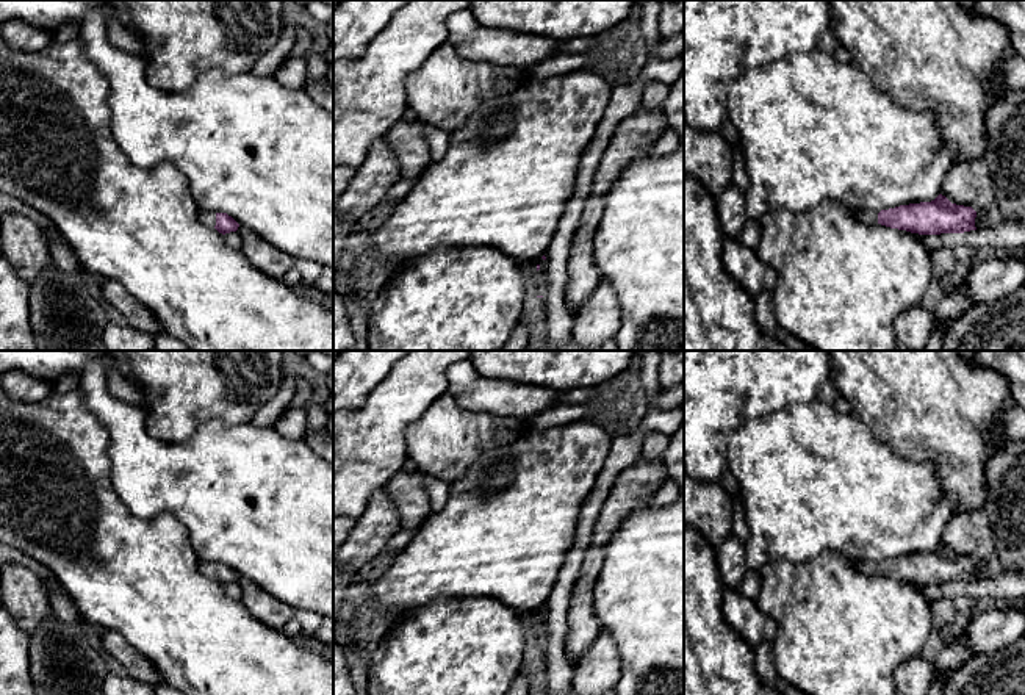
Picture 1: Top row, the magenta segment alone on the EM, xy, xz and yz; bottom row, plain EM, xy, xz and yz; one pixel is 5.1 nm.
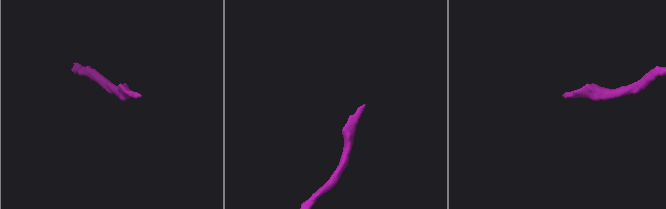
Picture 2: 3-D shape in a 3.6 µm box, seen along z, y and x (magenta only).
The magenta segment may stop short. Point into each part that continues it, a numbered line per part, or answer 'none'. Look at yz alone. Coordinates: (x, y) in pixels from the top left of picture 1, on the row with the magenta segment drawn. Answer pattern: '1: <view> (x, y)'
1: yz (867, 216)

